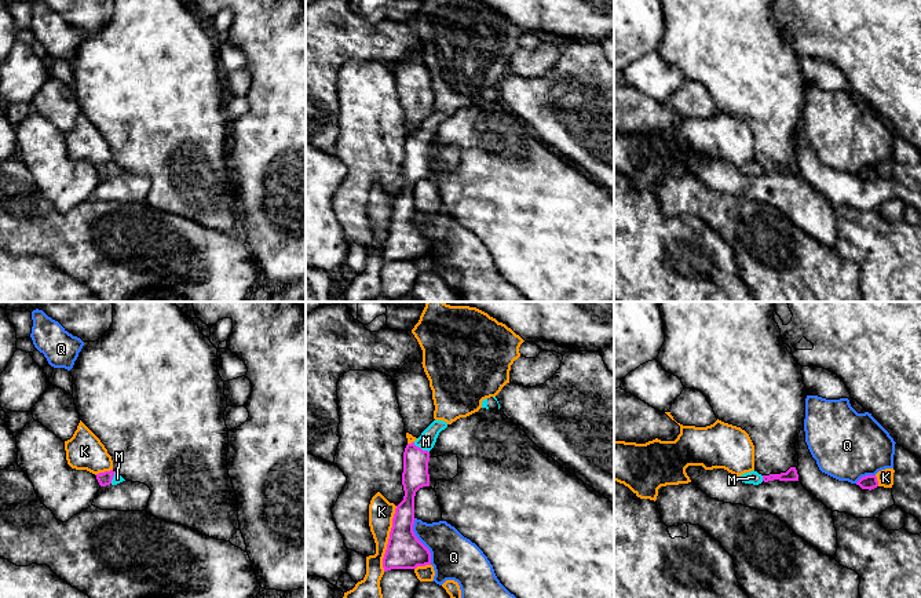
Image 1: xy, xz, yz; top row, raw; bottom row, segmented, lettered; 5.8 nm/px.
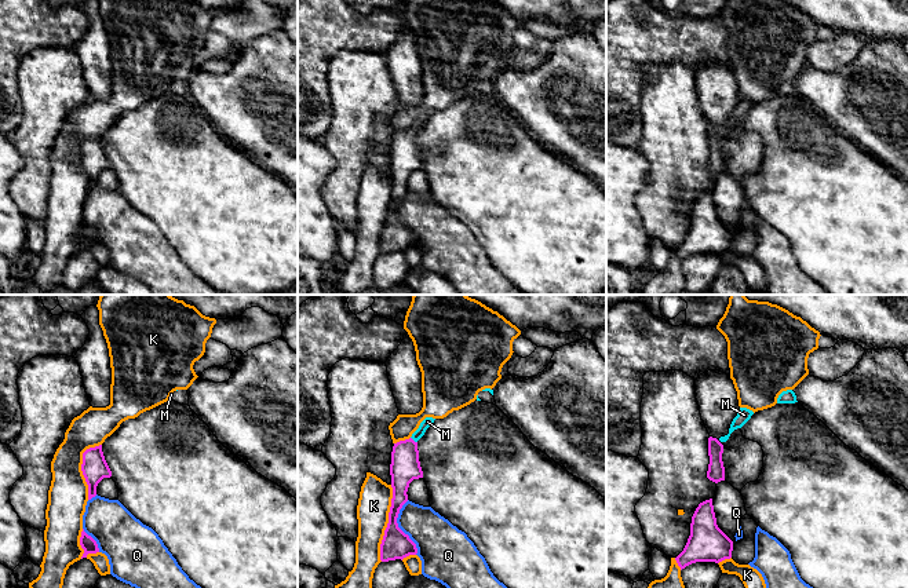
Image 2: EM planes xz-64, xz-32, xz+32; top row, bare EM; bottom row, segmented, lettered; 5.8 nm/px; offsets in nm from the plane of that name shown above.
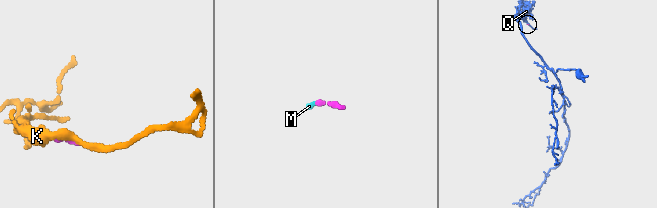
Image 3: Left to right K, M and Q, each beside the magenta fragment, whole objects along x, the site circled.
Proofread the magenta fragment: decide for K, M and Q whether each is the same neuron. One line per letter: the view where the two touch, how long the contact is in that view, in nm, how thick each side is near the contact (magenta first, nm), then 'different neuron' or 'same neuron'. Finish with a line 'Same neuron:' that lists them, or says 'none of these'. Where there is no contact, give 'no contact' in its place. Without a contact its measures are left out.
K: contact in xz; length 400 nm; calibres 200 and 150 nm; different neuron
M: contact in xz; length 110 nm; calibres 150 and 100 nm; same neuron
Q: contact in xz; length 280 nm; calibres 200 and 260 nm; different neuron
Same neuron: M

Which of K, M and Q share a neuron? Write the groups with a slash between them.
K / M / Q

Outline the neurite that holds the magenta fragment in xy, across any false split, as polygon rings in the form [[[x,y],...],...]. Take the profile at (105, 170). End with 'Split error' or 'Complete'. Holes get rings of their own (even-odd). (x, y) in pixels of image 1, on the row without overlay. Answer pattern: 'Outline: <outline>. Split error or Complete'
Outline: [[[113,161],[96,165],[96,171],[100,178],[106,178],[110,175],[117,176],[117,175],[125,172],[120,165],[117,165]]]. Split error

